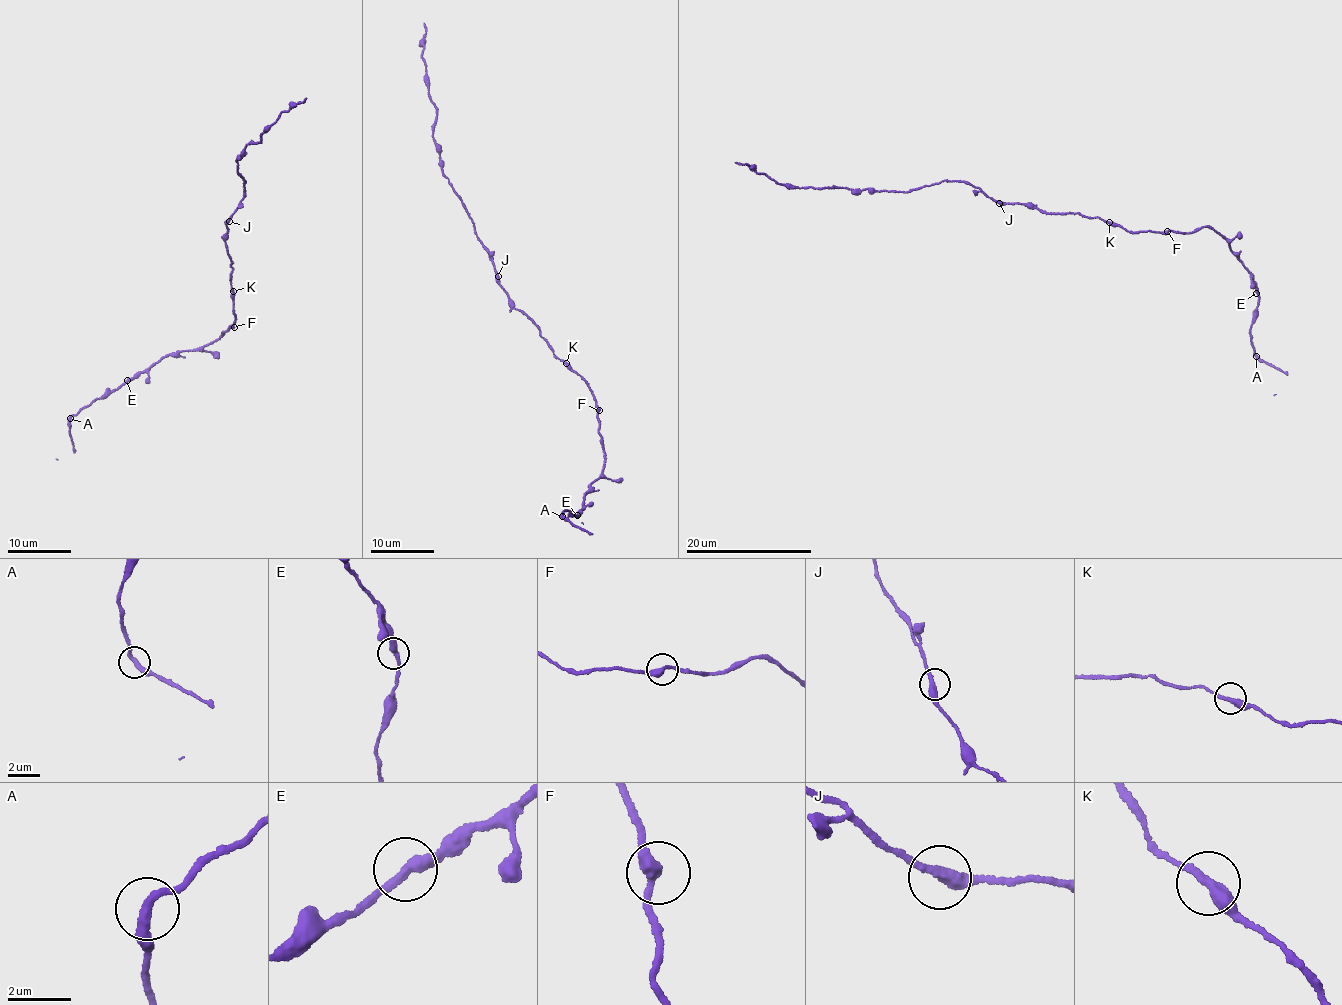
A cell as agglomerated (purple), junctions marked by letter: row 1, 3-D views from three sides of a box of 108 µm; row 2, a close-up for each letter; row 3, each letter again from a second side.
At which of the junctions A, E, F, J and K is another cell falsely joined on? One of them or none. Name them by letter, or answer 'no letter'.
no letter

